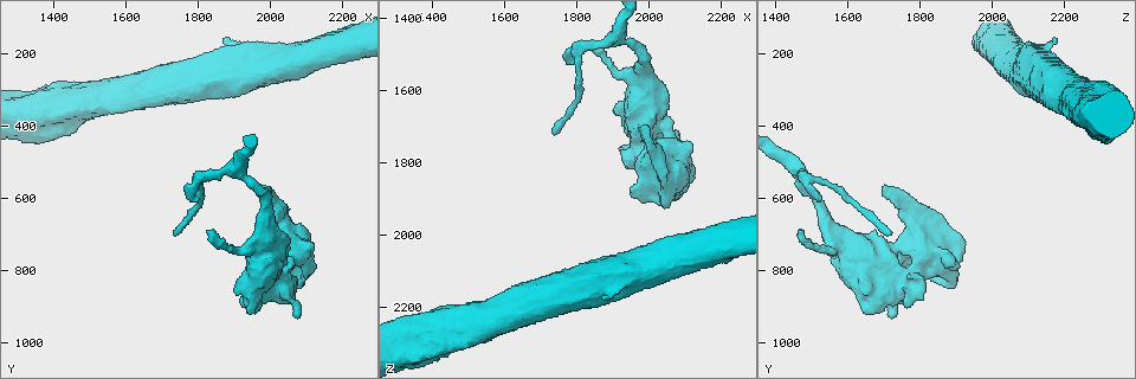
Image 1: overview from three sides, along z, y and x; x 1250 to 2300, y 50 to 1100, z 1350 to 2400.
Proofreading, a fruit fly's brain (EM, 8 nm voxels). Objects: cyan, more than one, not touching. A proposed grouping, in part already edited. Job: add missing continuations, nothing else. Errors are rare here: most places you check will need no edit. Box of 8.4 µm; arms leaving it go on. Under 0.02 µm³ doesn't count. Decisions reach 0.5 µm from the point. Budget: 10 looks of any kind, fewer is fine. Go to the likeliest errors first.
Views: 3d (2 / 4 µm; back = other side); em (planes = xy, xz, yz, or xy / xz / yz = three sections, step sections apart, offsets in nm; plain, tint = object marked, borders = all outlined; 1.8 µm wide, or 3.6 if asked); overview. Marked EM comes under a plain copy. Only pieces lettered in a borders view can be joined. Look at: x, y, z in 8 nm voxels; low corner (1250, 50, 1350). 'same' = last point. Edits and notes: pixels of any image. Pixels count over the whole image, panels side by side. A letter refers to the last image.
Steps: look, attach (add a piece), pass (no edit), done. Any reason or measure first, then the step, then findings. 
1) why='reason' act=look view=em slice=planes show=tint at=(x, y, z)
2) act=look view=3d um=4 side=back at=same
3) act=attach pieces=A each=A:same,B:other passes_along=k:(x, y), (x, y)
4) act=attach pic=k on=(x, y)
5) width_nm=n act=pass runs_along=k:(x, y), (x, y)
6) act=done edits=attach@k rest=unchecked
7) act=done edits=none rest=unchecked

why='branch stops here' act=look view=em um=3.6 slice=planes show=tint at=(1985, 570, 1695)

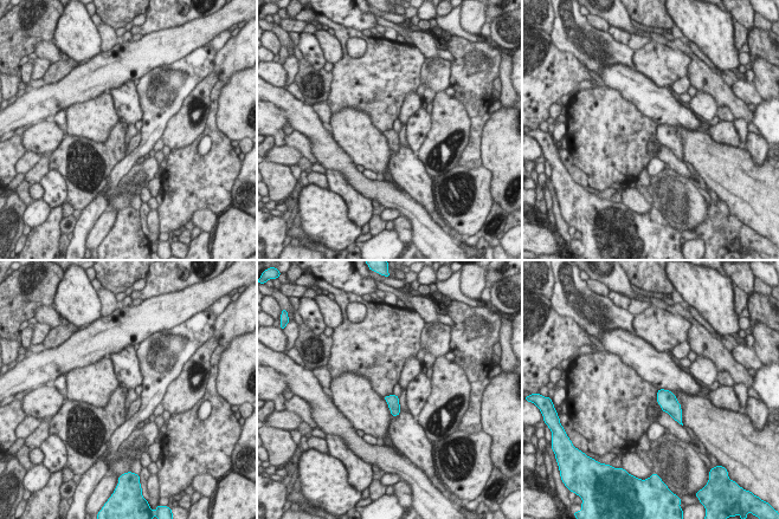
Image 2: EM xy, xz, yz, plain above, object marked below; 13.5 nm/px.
act=look view=em um=3.6 slice=planes show=borders at=same

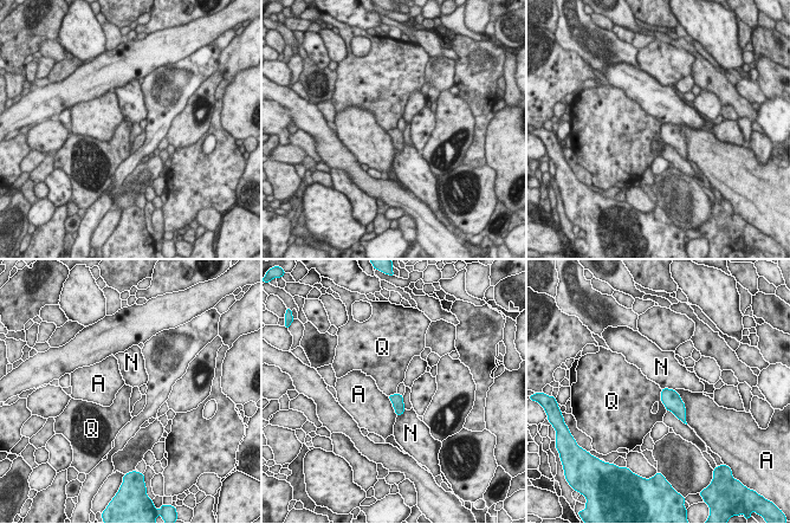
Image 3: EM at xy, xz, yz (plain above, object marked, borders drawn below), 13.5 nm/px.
longest_contact=A:480nm act=pass each=A:other,N:other,Q:other found='none of them fits'

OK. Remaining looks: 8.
why='free end' act=look view=3d um=4 at=(1820, 685, 1470)

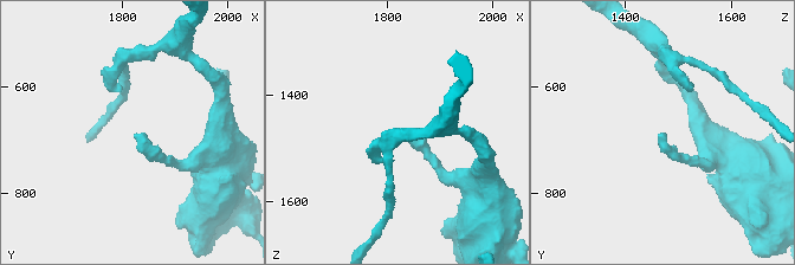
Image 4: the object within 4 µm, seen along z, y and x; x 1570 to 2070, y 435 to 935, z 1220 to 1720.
why='shape alone is not enough' act=look view=em slice=planes show=borders at=(1825, 695, 1465)

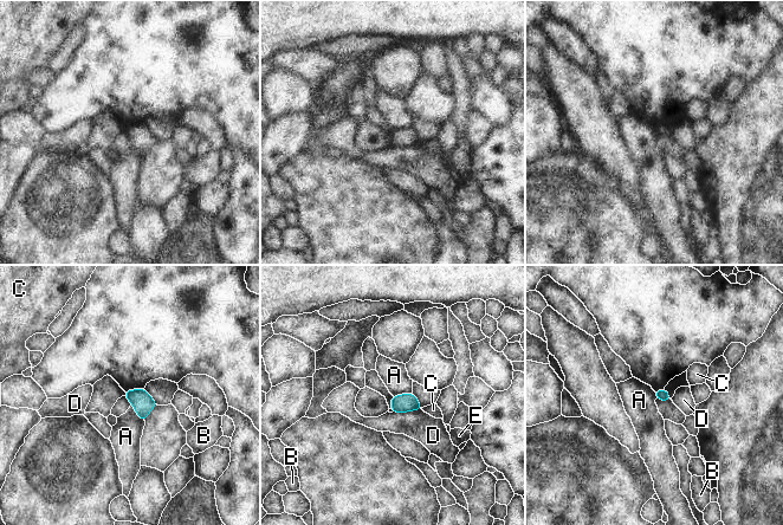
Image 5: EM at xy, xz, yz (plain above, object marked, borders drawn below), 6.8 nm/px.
act=pass each=A:other,B:other,C:other,D:other,E:other border=5:(131, 403), (135, 413), (144, 422) found='none of them fits'

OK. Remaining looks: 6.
why='branch stops here' act=look view=em slice=yz step=16 show=borders at=(1740, 700, 1720)

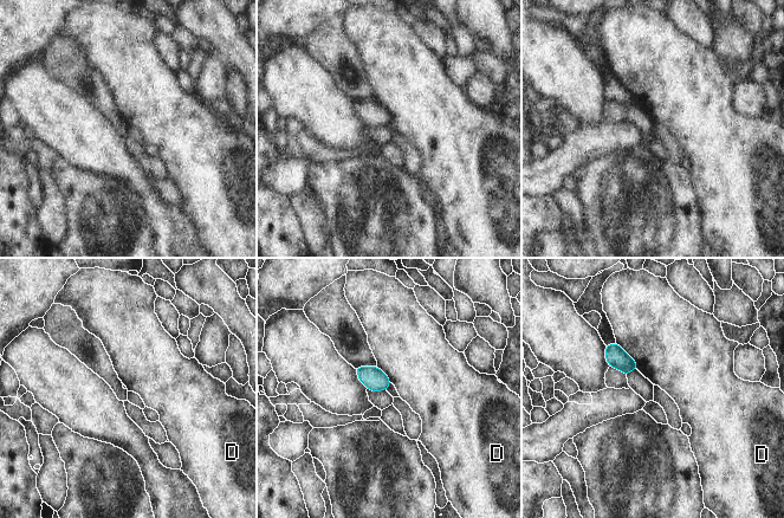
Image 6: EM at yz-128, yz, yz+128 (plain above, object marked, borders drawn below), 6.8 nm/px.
why='another direction' act=look view=em slice=xy step=4 show=borders at=same

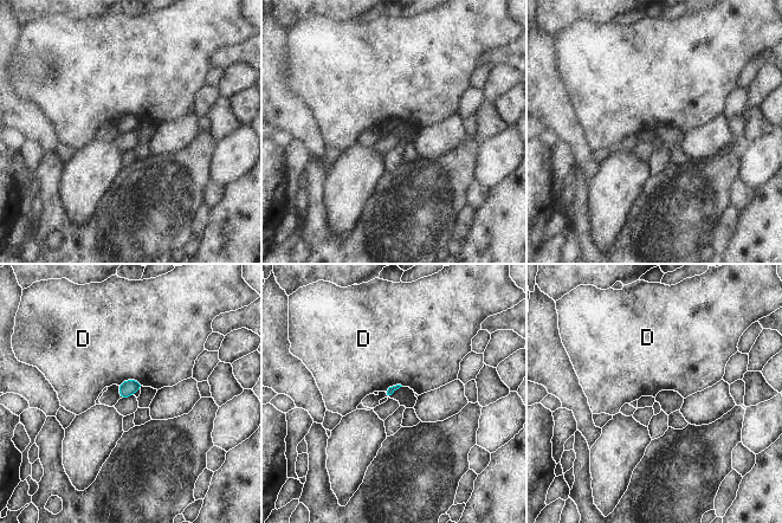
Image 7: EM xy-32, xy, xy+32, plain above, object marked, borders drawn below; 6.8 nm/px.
act=pass each=D:other border=7:(143, 385), (124, 380), (118, 386) found='no lettered piece goes on from it'

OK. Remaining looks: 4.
why='stops while still wide' act=look view=em slice=xy step=4 show=borders at=(2070, 930, 1715)

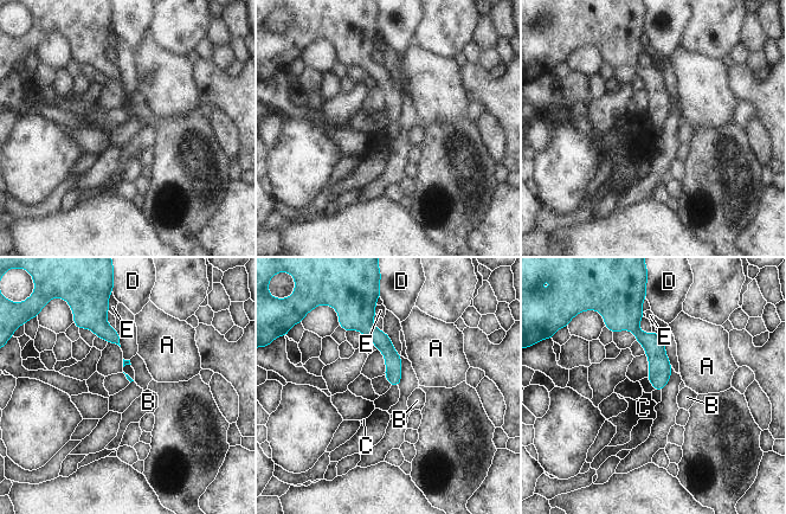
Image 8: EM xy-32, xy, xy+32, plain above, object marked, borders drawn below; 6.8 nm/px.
act=look view=em slice=planes show=borders at=same

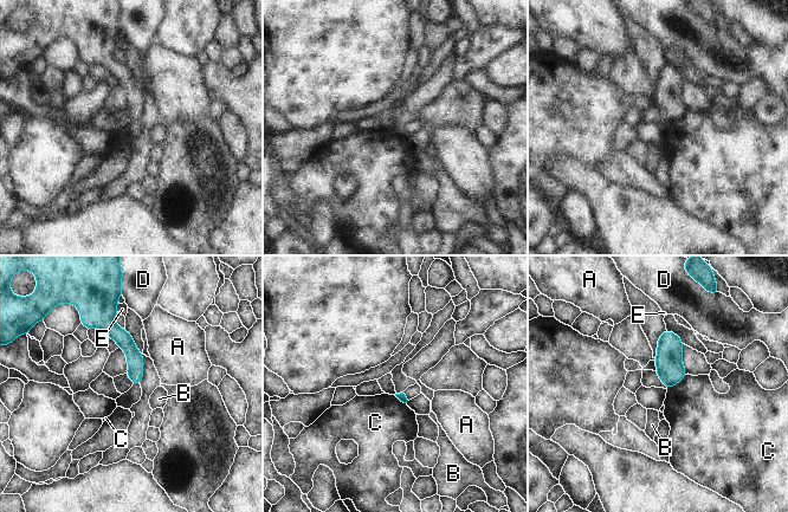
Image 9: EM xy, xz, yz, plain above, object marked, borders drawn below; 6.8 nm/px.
act=pass each=A:other,B:other,C:other,D:other,E:other border=9:(688, 374), (667, 389) found='no lettered piece goes on from it'

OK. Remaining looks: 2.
act=done edits=none rest=unchecked

